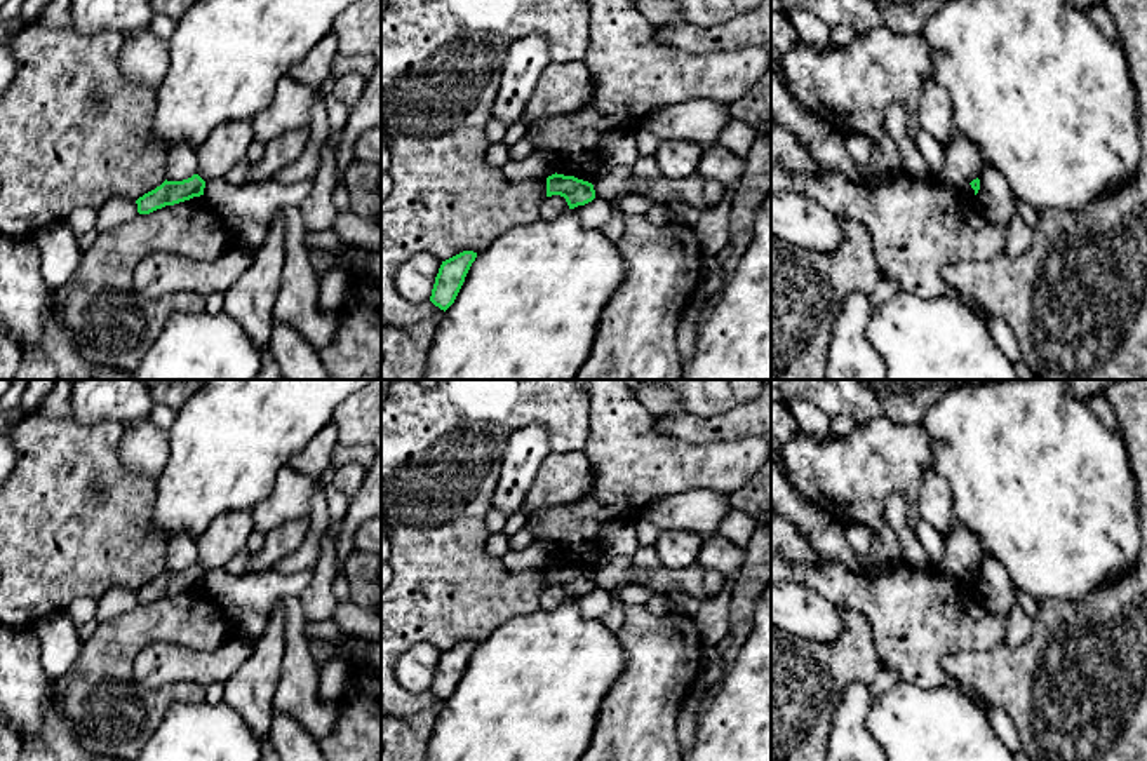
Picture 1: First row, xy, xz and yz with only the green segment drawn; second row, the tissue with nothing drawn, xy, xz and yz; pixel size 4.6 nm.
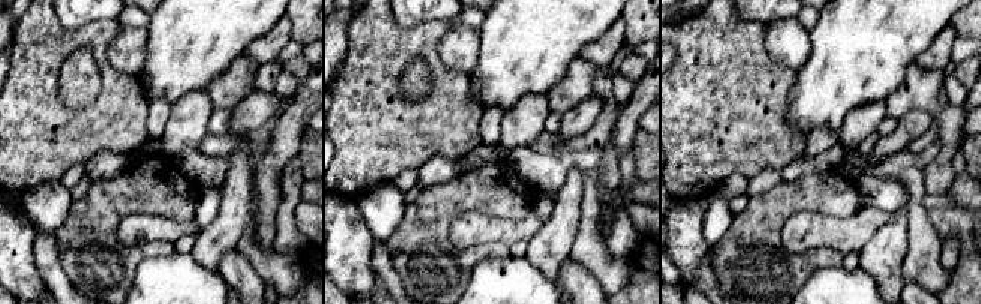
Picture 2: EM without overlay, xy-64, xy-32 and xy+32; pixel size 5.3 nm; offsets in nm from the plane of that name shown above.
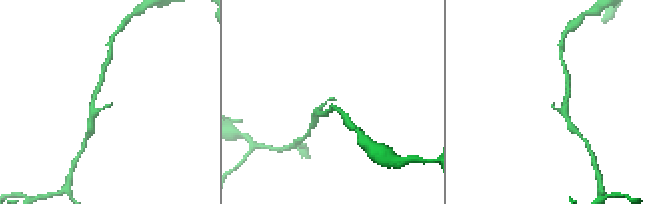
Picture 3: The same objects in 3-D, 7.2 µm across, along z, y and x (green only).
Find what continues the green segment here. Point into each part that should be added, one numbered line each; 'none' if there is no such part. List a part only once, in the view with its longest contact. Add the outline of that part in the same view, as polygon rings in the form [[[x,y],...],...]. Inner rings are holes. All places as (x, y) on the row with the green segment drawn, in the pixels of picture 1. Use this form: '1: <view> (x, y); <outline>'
none

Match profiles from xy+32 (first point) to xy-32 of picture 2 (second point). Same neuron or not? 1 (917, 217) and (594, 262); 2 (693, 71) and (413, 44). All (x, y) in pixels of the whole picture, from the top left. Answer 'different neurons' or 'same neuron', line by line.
1: same neuron
2: same neuron

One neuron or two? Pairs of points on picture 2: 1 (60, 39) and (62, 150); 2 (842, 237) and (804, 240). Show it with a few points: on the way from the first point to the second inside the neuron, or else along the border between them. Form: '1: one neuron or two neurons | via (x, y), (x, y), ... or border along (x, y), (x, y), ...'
1: one neuron | via (44, 66), (44, 123)
2: one neuron | via (833, 237), (813, 237)

